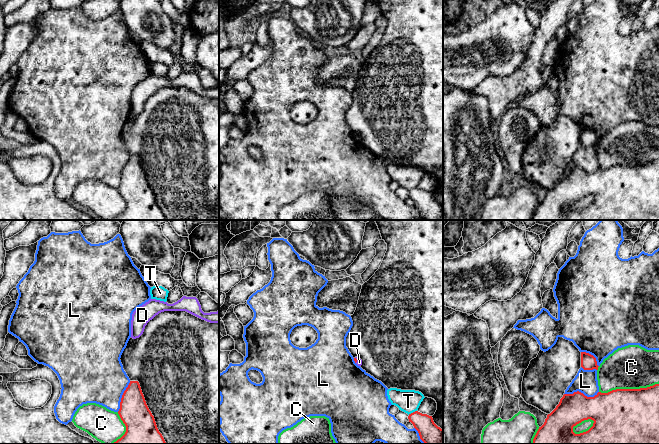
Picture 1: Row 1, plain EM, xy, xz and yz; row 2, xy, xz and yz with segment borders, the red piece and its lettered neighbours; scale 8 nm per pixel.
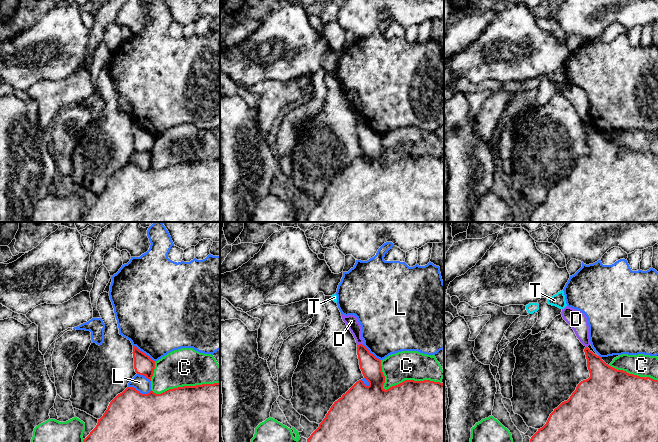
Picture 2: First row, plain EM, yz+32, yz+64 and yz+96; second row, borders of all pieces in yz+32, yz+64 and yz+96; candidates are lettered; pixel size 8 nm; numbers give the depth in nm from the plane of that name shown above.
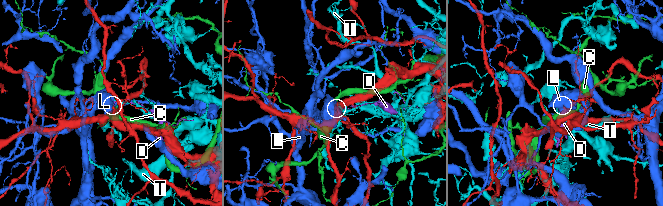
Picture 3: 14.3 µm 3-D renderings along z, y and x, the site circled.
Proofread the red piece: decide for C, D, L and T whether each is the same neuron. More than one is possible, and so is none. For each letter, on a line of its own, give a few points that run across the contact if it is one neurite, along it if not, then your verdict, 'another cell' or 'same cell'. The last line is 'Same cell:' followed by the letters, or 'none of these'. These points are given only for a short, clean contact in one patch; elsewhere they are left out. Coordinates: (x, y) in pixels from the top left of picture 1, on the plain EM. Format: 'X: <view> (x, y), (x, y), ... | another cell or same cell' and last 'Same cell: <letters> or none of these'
C: another cell
D: xz (355, 133), (356, 138) | another cell
L: another cell
T: another cell
Same cell: none of these

